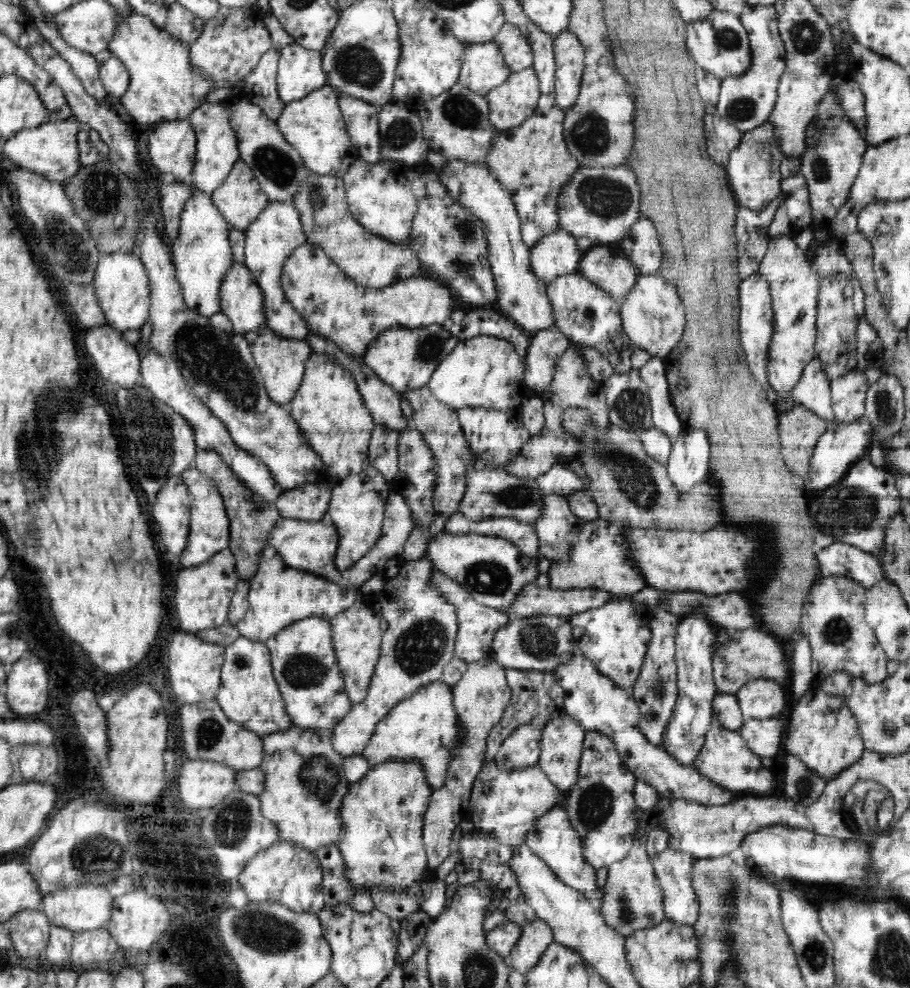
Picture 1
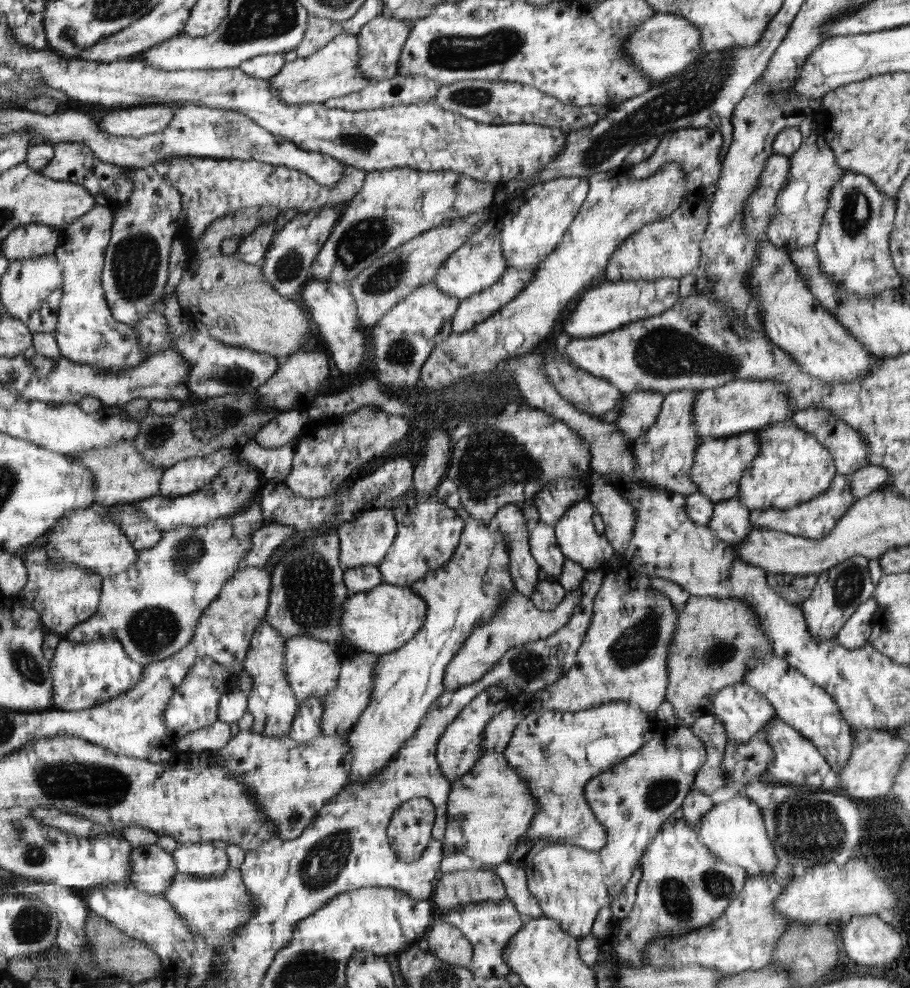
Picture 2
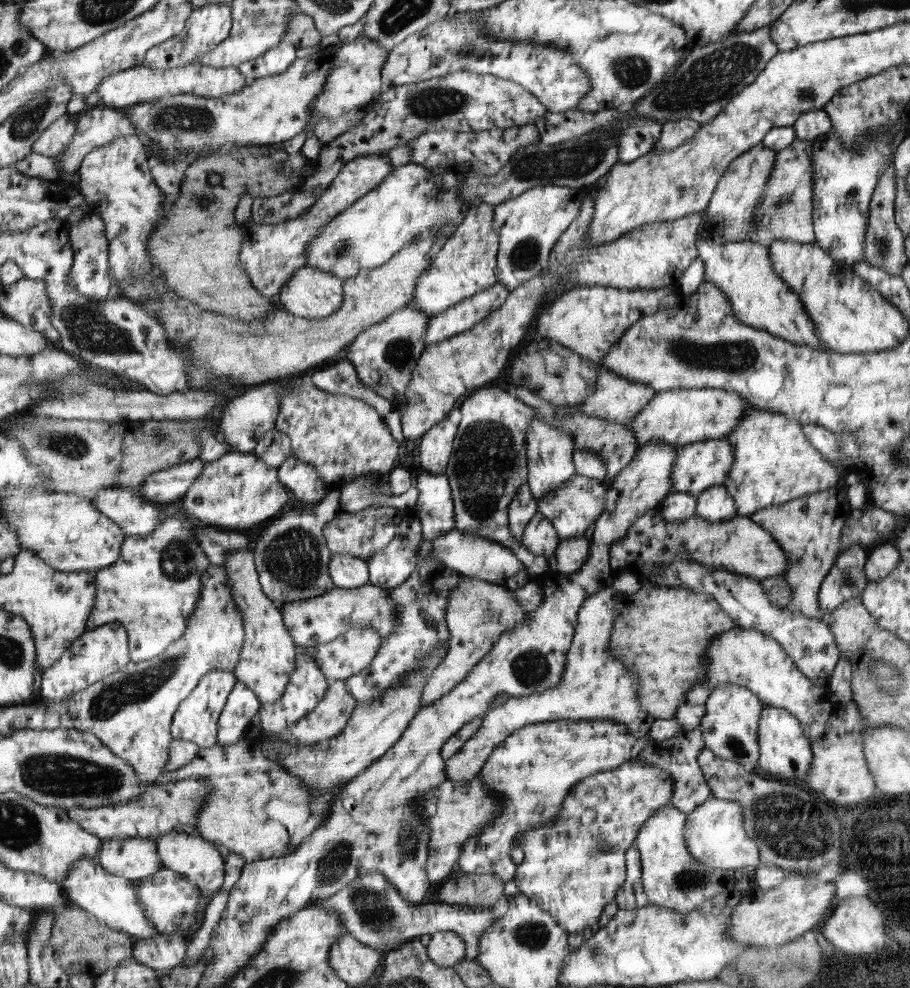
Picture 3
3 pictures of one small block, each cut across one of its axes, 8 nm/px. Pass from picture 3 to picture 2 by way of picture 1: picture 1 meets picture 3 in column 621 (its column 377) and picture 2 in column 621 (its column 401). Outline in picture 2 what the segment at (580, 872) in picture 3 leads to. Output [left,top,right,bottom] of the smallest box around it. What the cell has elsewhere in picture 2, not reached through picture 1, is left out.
[526,723,705,938]

